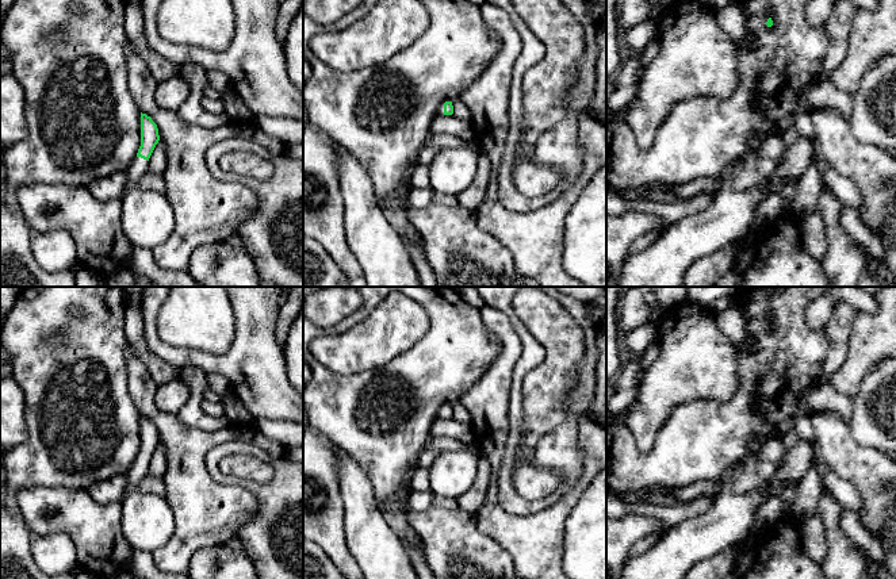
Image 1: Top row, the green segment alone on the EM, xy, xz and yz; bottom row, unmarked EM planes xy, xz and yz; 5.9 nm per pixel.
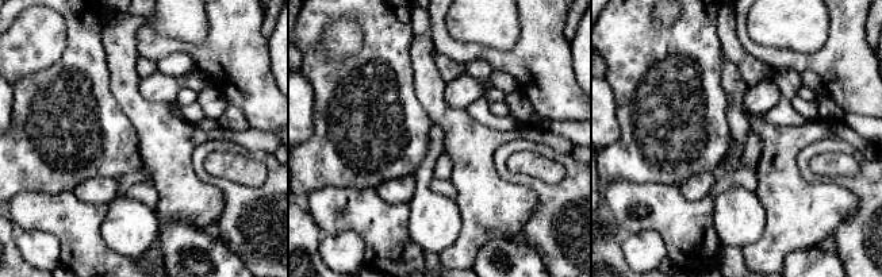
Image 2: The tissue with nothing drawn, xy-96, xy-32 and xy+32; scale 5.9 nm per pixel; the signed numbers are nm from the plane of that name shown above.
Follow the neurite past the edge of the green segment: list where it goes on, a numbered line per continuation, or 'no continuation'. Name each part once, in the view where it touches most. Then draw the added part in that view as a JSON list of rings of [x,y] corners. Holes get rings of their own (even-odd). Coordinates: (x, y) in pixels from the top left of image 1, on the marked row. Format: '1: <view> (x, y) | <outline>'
1: xy (148, 219) | [[[135,157],[126,170],[129,185],[122,198],[122,229],[133,248],[152,250],[169,238],[176,221],[165,193],[139,187],[148,169],[149,161]]]

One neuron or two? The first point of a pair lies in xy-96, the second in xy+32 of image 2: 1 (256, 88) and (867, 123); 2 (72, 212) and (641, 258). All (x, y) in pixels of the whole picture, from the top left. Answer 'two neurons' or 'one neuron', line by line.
1: two neurons
2: two neurons

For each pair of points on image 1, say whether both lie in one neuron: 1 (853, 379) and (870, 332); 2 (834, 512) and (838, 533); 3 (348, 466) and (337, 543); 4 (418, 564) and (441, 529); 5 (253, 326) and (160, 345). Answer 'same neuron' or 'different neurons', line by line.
1: same neuron
2: same neuron
3: different neurons
4: different neurons
5: same neuron

